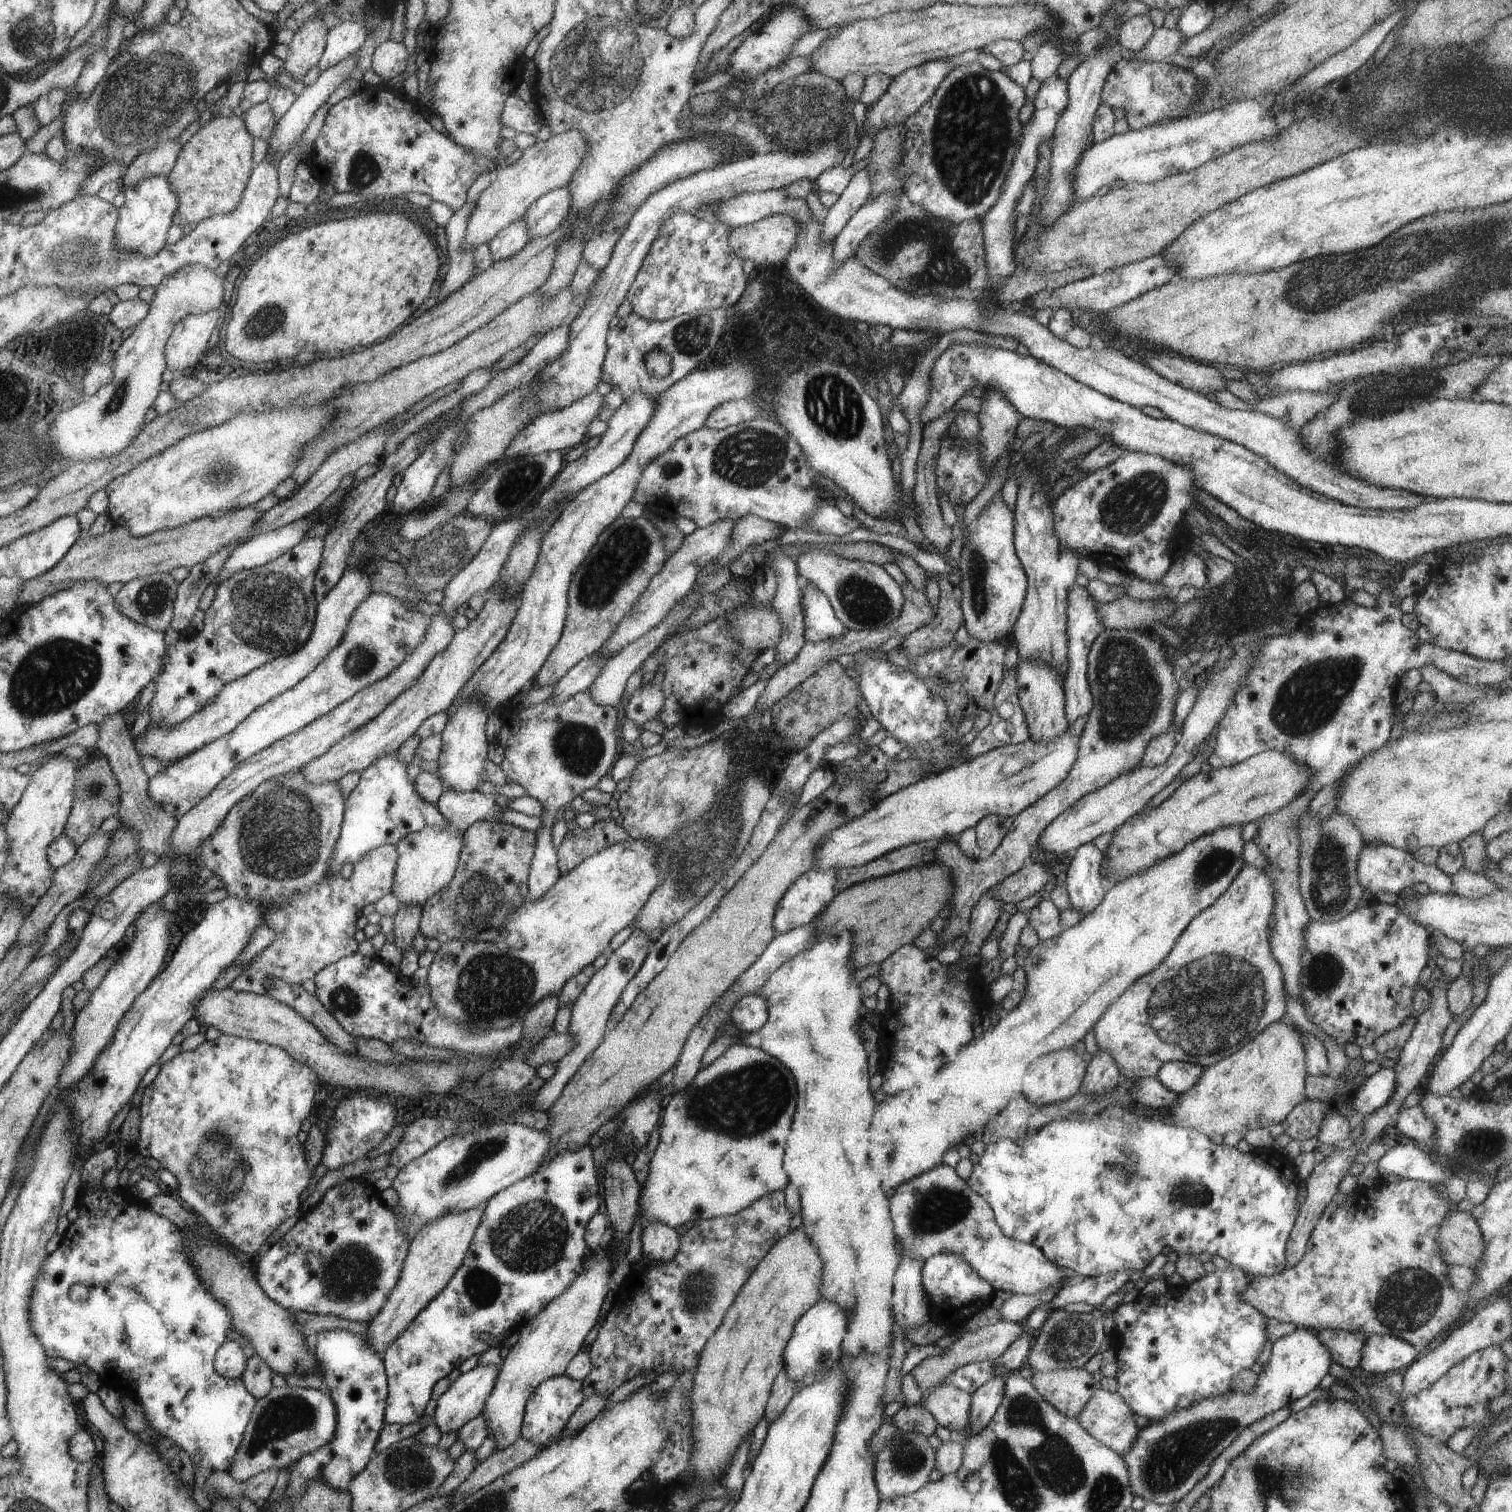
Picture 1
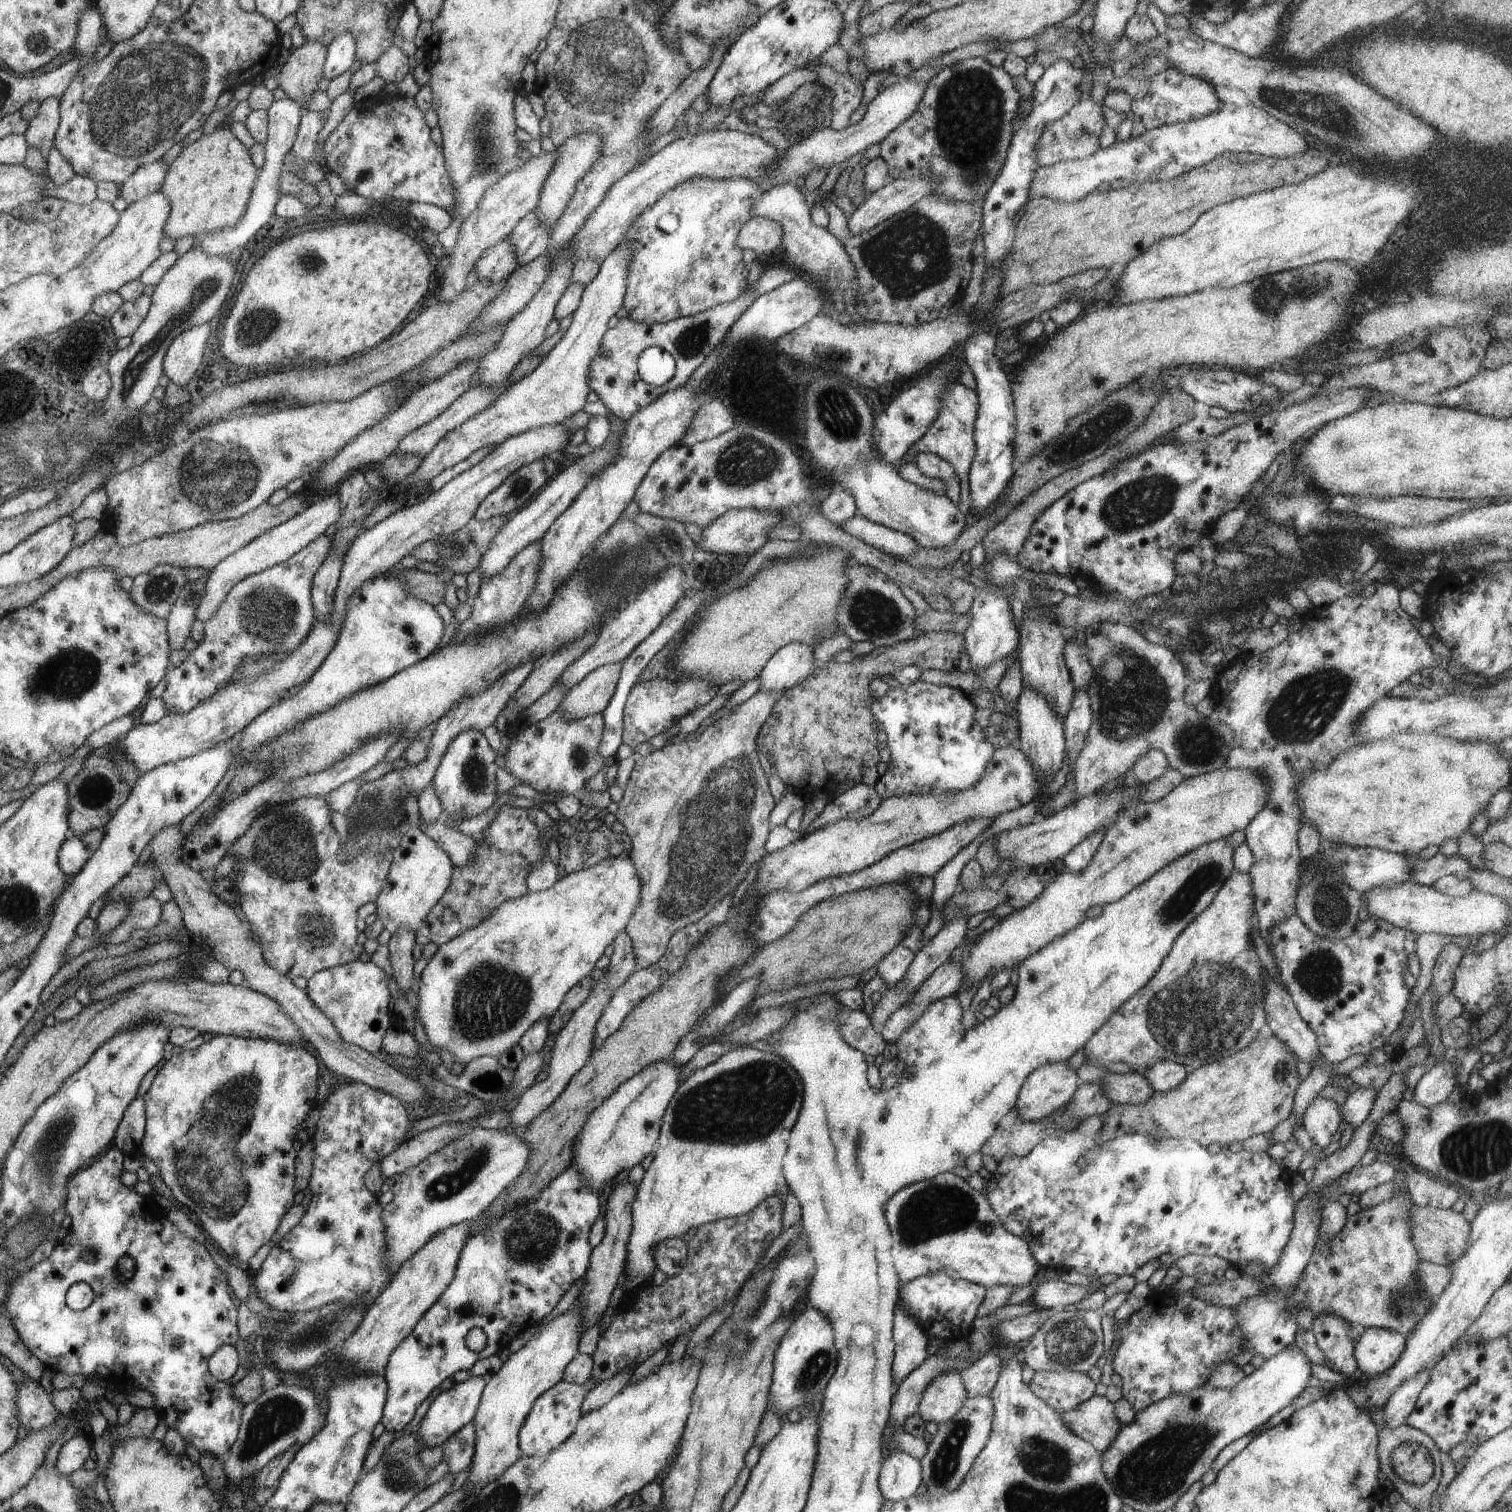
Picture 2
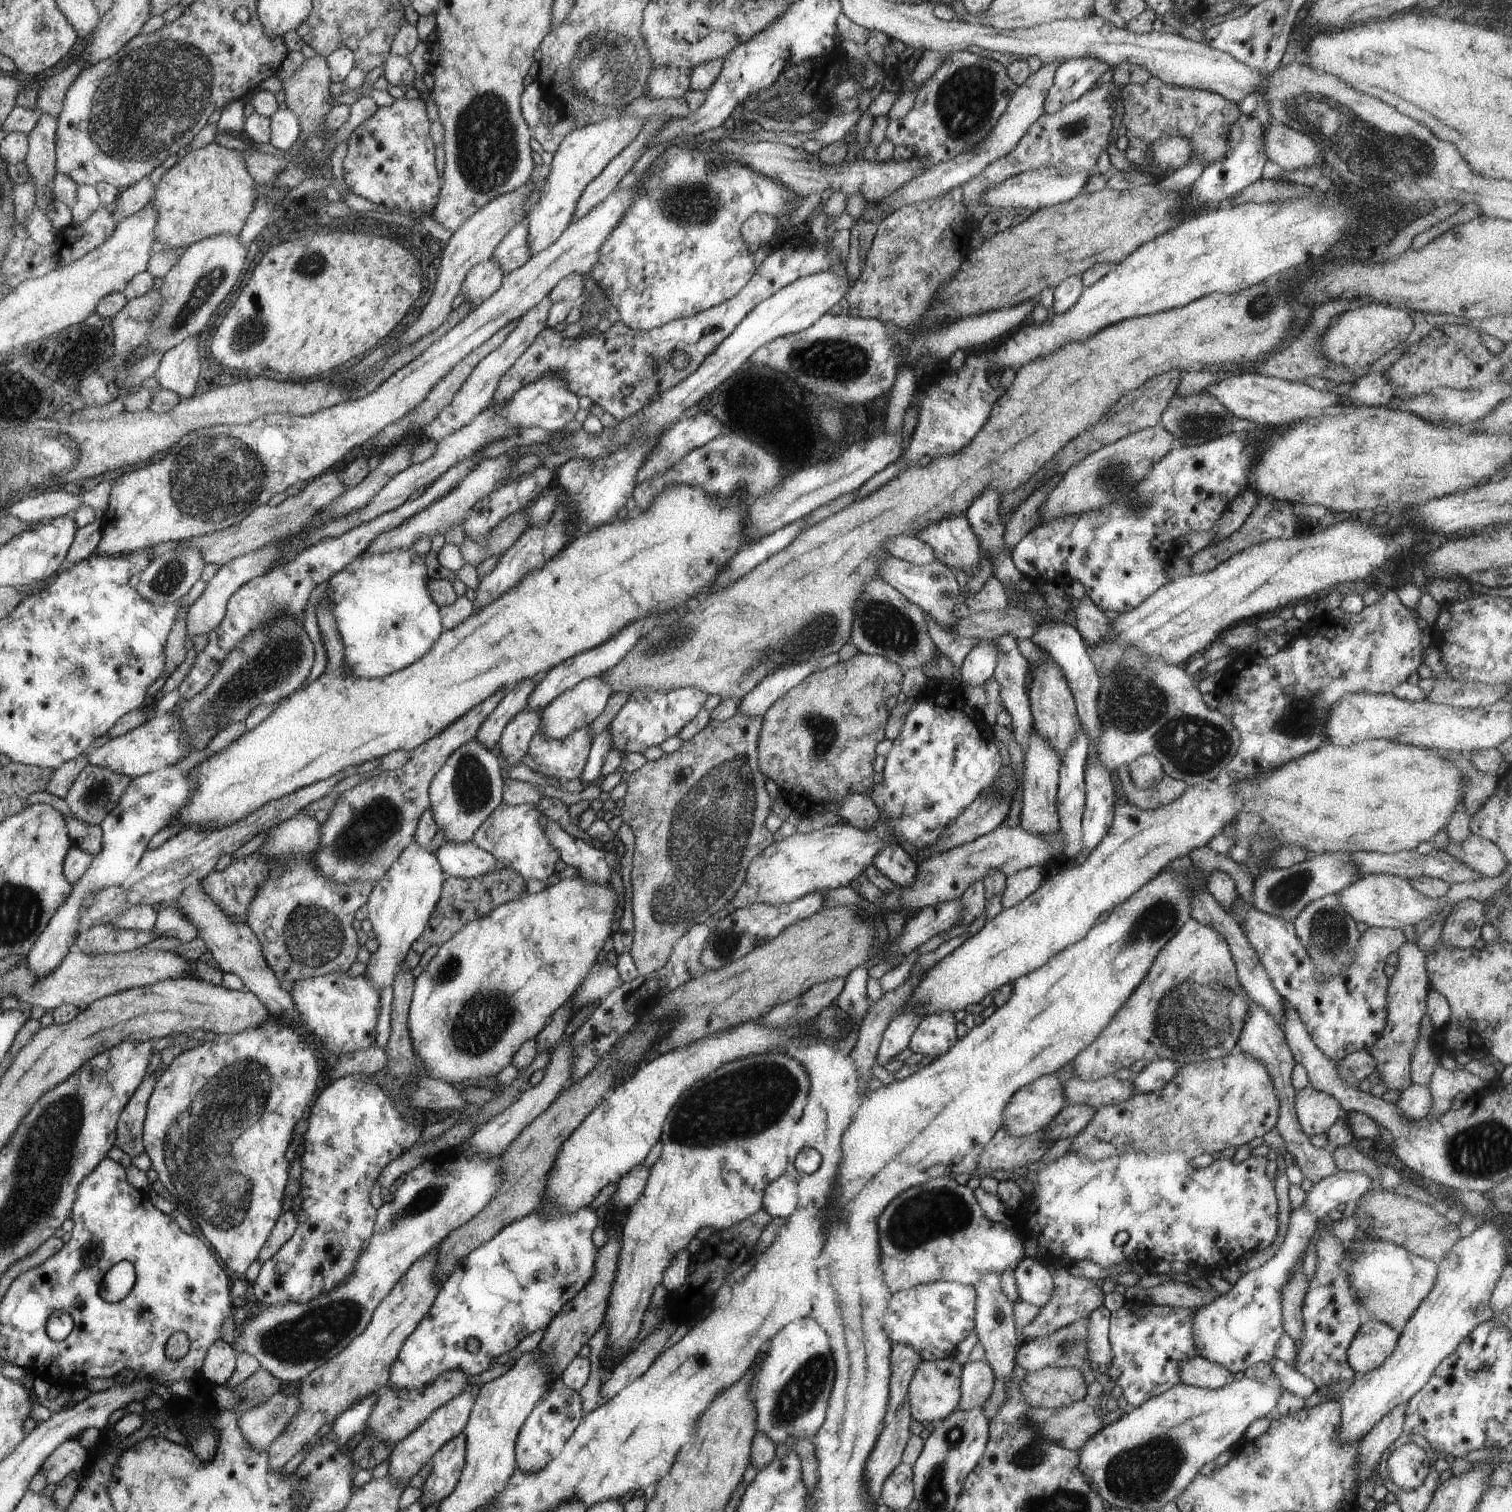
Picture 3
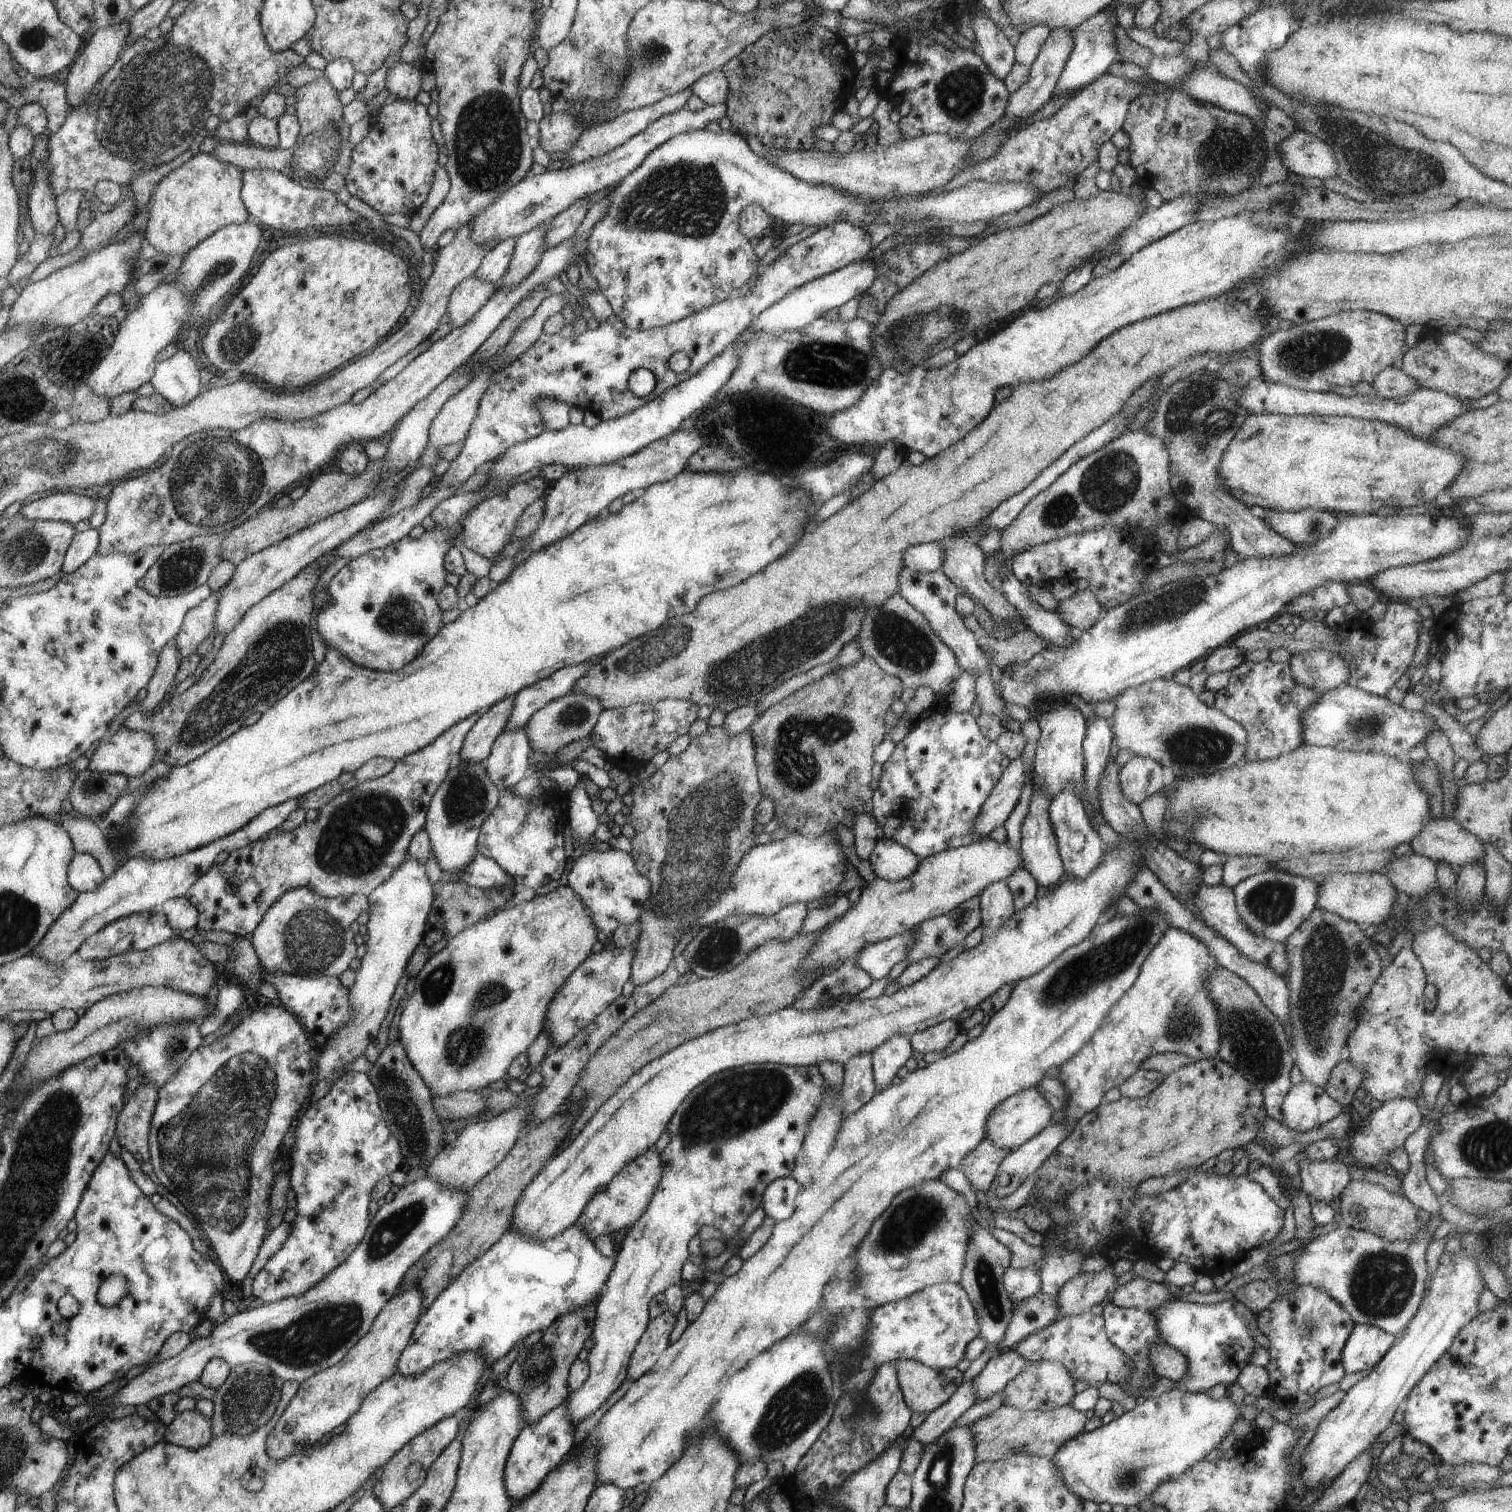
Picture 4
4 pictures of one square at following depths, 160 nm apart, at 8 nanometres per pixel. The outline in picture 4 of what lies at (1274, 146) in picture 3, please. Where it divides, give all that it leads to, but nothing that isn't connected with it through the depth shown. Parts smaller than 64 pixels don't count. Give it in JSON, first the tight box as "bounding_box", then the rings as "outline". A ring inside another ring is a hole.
{"bounding_box":[1278,130,1339,181],"outline":[[[1295,130],[1289,138],[1278,144],[1278,152],[1289,172],[1300,177],[1318,178],[1324,181],[1339,176],[1339,164],[1333,146],[1312,133]]]}

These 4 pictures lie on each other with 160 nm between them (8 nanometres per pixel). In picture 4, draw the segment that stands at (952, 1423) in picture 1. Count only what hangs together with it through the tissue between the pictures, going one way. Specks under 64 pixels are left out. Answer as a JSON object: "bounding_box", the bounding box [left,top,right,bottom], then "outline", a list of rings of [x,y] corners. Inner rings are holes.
{"bounding_box":[893,1359,963,1414],"outline":[[[896,1359],[893,1364],[906,1406],[913,1413],[930,1414],[963,1384],[963,1372],[956,1367],[938,1370],[912,1359]]]}

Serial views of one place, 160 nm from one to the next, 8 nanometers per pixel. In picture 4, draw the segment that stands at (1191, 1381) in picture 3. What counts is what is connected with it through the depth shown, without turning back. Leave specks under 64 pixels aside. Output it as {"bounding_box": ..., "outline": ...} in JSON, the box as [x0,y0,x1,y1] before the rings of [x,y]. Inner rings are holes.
{"bounding_box":[1148,1343,1190,1384],"outline":[[[1166,1343],[1160,1344],[1160,1346],[1152,1346],[1148,1360],[1150,1360],[1150,1366],[1154,1366],[1154,1372],[1158,1376],[1166,1378],[1174,1384],[1178,1384],[1190,1368],[1188,1358]]]}

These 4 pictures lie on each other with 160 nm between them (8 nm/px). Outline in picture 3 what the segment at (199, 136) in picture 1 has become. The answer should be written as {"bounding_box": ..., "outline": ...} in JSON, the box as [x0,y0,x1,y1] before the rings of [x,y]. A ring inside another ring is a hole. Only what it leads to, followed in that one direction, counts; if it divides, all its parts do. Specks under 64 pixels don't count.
{"bounding_box":[152,141,258,249],"outline":[[[214,141],[204,148],[192,150],[162,176],[156,187],[152,204],[161,212],[157,224],[158,242],[177,249],[188,248],[196,242],[220,234],[238,235],[256,202],[258,192],[254,192],[254,182],[244,166],[240,152],[224,148]]]}

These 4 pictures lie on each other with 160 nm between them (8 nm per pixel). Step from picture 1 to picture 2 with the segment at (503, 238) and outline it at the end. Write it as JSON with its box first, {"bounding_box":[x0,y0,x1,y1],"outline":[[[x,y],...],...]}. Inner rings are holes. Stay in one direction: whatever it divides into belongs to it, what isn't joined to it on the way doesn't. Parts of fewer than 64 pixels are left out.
{"bounding_box":[476,237,518,284],"outline":[[[507,237],[505,241],[498,242],[497,246],[487,249],[482,254],[481,261],[476,265],[476,274],[479,280],[490,280],[498,284],[502,280],[507,280],[518,267],[514,246]]]}

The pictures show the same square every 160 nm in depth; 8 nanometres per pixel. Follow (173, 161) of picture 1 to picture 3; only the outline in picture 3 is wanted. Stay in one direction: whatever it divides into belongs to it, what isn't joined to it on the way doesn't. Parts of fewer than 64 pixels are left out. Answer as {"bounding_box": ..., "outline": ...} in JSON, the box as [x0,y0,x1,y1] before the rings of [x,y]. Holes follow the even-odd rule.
{"bounding_box":[114,178,156,222],"outline":[[[142,178],[136,184],[122,190],[116,200],[114,219],[121,222],[124,218],[136,214],[138,210],[145,208],[155,196],[156,187],[150,178]]]}

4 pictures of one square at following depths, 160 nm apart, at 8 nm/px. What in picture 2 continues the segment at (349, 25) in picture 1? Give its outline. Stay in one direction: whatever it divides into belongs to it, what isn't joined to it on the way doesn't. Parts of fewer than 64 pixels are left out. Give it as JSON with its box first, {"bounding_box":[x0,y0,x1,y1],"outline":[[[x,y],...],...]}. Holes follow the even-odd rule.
{"bounding_box":[323,32,357,80],"outline":[[[352,32],[338,34],[328,44],[328,57],[325,59],[323,78],[332,80],[344,74],[357,60],[357,45]]]}

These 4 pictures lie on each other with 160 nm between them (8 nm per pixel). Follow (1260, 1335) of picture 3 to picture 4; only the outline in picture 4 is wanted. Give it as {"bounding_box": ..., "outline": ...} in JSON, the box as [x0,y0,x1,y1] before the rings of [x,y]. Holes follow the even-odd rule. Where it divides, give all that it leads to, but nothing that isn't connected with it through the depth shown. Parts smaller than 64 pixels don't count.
{"bounding_box":[1152,1296,1258,1392],"outline":[[[1233,1296],[1214,1304],[1172,1300],[1152,1312],[1156,1316],[1164,1343],[1188,1358],[1190,1368],[1186,1376],[1175,1384],[1182,1392],[1205,1392],[1216,1384],[1233,1384],[1244,1367],[1251,1362],[1255,1345],[1258,1343],[1249,1330],[1250,1322],[1238,1315],[1234,1309],[1237,1299]]]}

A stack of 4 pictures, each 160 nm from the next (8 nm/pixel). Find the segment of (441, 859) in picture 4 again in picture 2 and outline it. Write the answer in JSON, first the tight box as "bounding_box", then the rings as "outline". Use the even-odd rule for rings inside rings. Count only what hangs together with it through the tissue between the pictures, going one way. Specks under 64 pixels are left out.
{"bounding_box":[432,730,499,819],"outline":[[[462,730],[462,733],[454,738],[449,750],[446,750],[432,785],[445,811],[464,810],[466,819],[470,819],[486,812],[496,801],[496,796],[499,796],[494,784],[496,770],[496,752],[488,746],[483,732]]]}

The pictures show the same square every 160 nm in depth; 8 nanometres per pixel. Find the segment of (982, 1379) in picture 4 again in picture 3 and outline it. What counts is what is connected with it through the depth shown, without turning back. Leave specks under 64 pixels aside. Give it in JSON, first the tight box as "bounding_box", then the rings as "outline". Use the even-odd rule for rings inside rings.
{"bounding_box":[1015,1318,1096,1384],"outline":[[[1082,1318],[1082,1320],[1076,1320],[1076,1322],[1072,1322],[1072,1324],[1064,1326],[1064,1328],[1058,1328],[1050,1336],[1044,1336],[1044,1338],[1038,1338],[1038,1340],[1030,1340],[1030,1342],[1022,1340],[1016,1353],[1015,1365],[1021,1366],[1027,1371],[1040,1370],[1046,1366],[1076,1368],[1080,1370],[1081,1374],[1084,1374],[1084,1379],[1086,1378],[1088,1384],[1095,1382],[1096,1372],[1090,1366],[1088,1348],[1086,1348],[1086,1340],[1088,1340],[1086,1324],[1088,1324],[1088,1318]]]}

